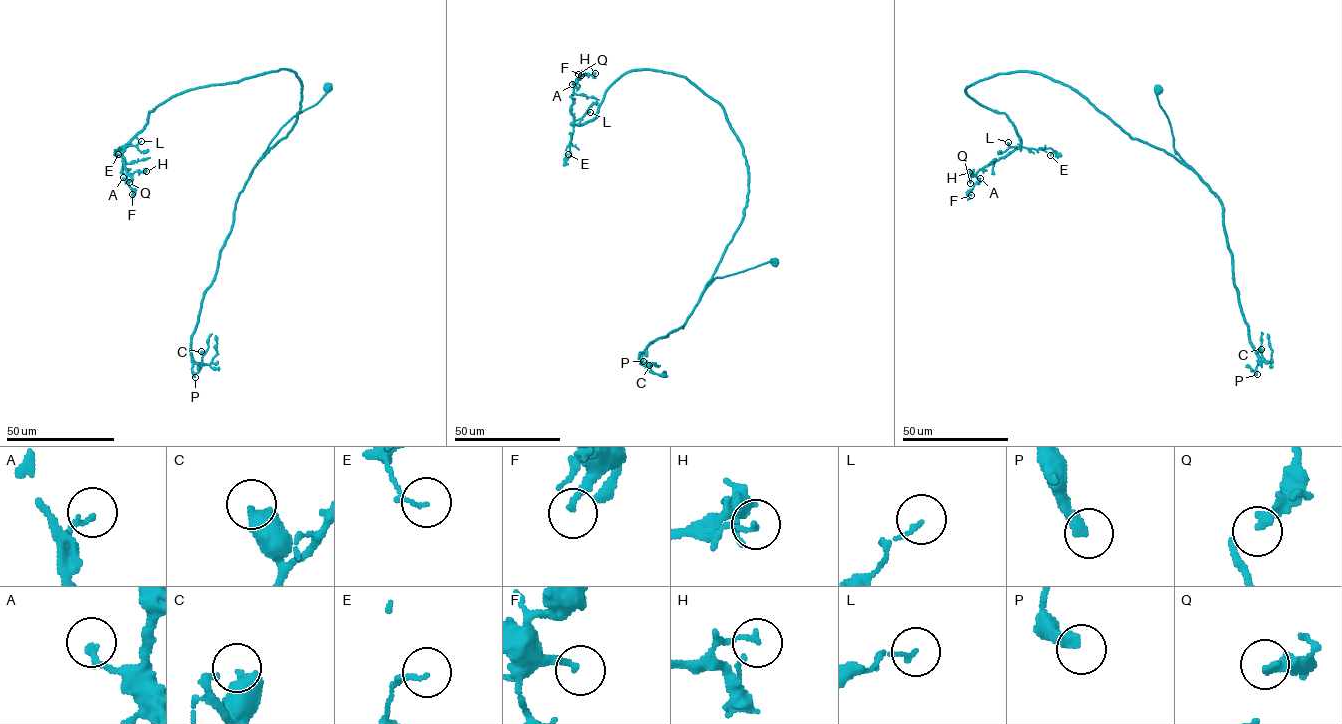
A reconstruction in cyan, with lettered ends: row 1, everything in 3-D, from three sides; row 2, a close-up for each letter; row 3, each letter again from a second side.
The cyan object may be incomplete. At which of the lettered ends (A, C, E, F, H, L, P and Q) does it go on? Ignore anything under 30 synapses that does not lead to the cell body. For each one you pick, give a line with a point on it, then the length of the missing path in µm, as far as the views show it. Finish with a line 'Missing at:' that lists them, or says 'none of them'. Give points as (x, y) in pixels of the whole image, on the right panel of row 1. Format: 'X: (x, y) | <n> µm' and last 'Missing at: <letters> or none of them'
P: (1257, 374) | 20 µm
Missing at: P

